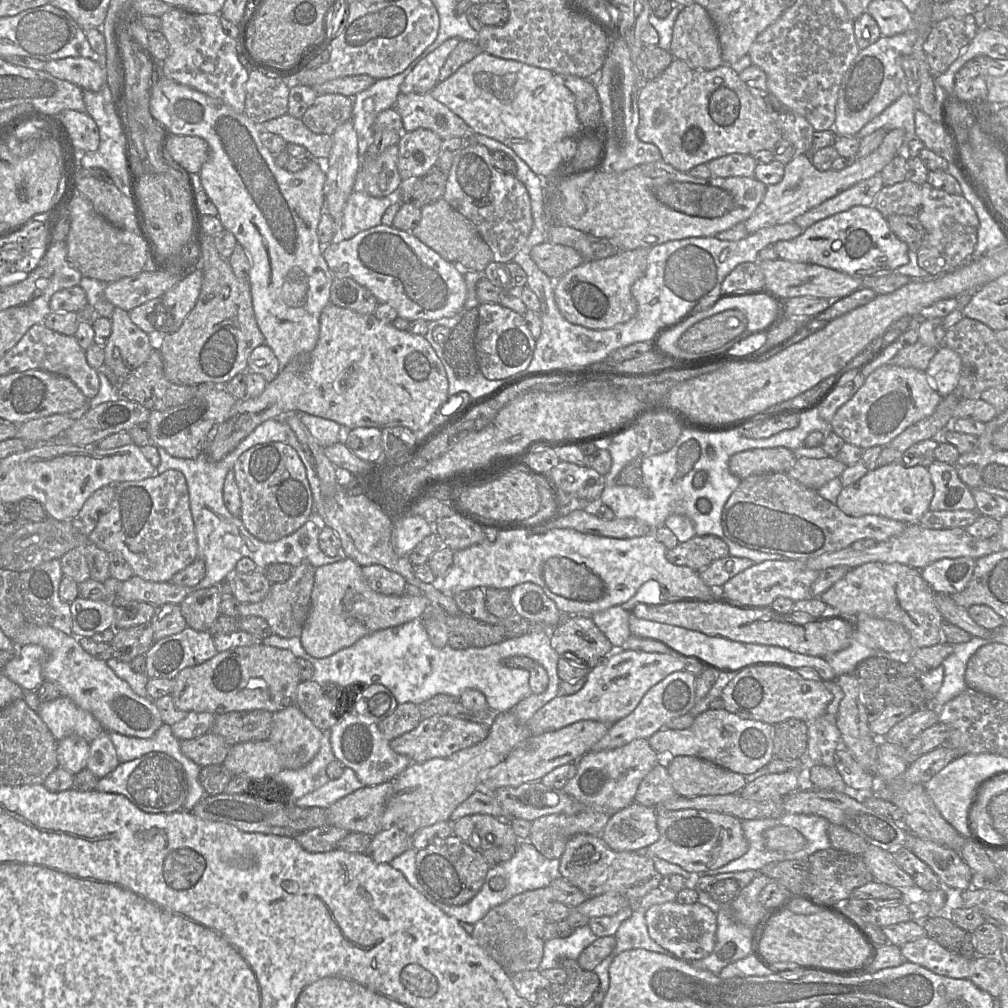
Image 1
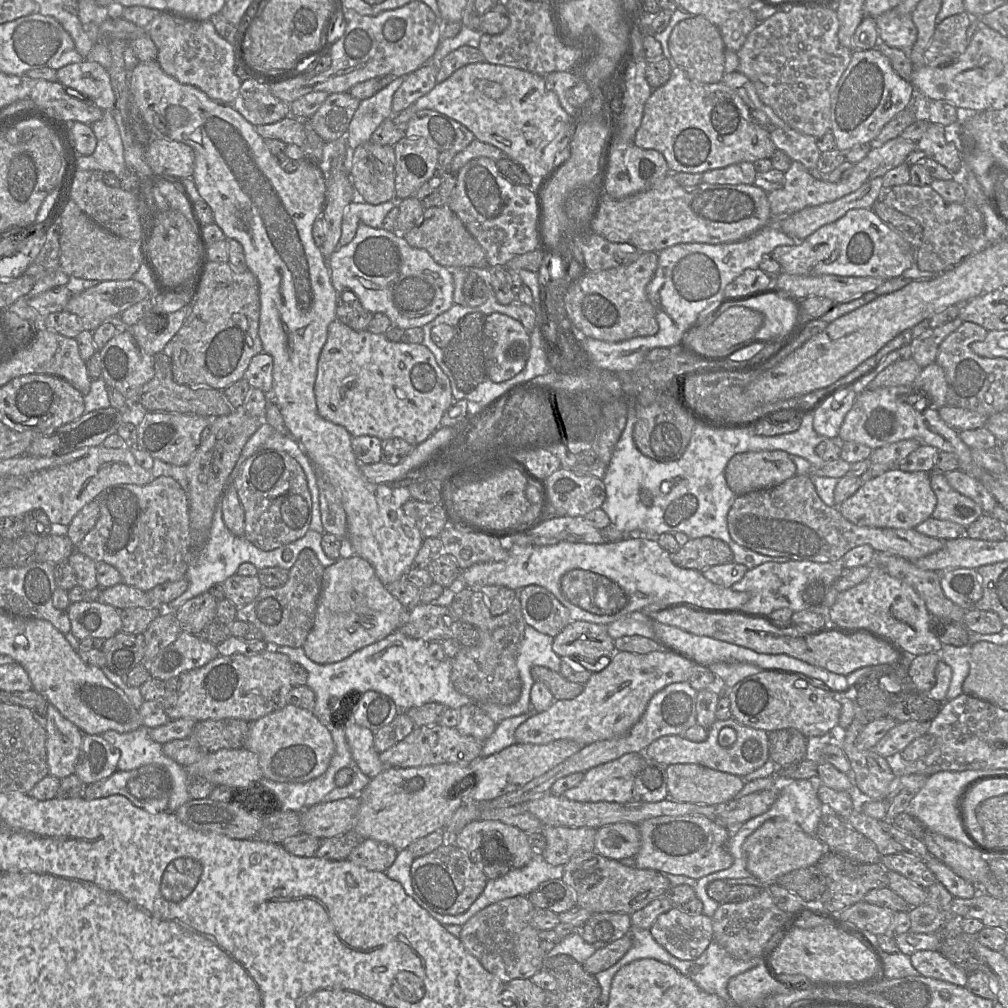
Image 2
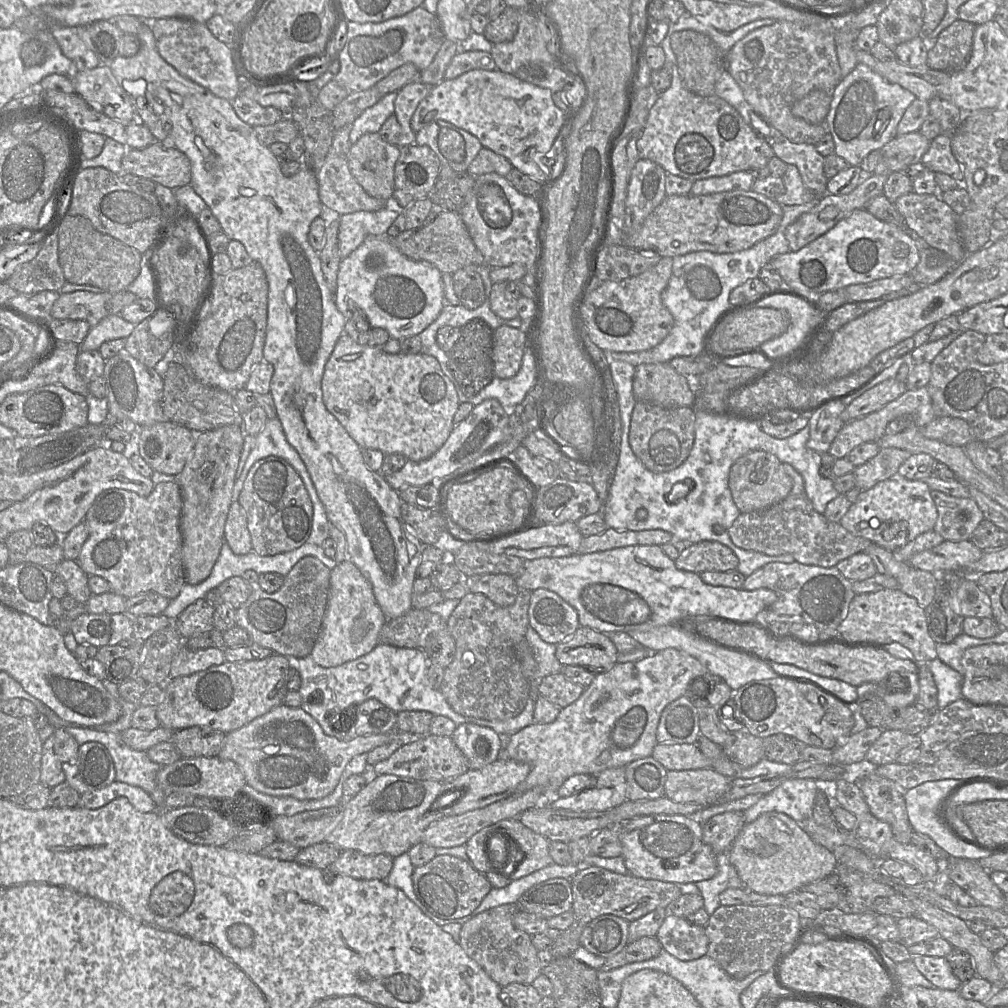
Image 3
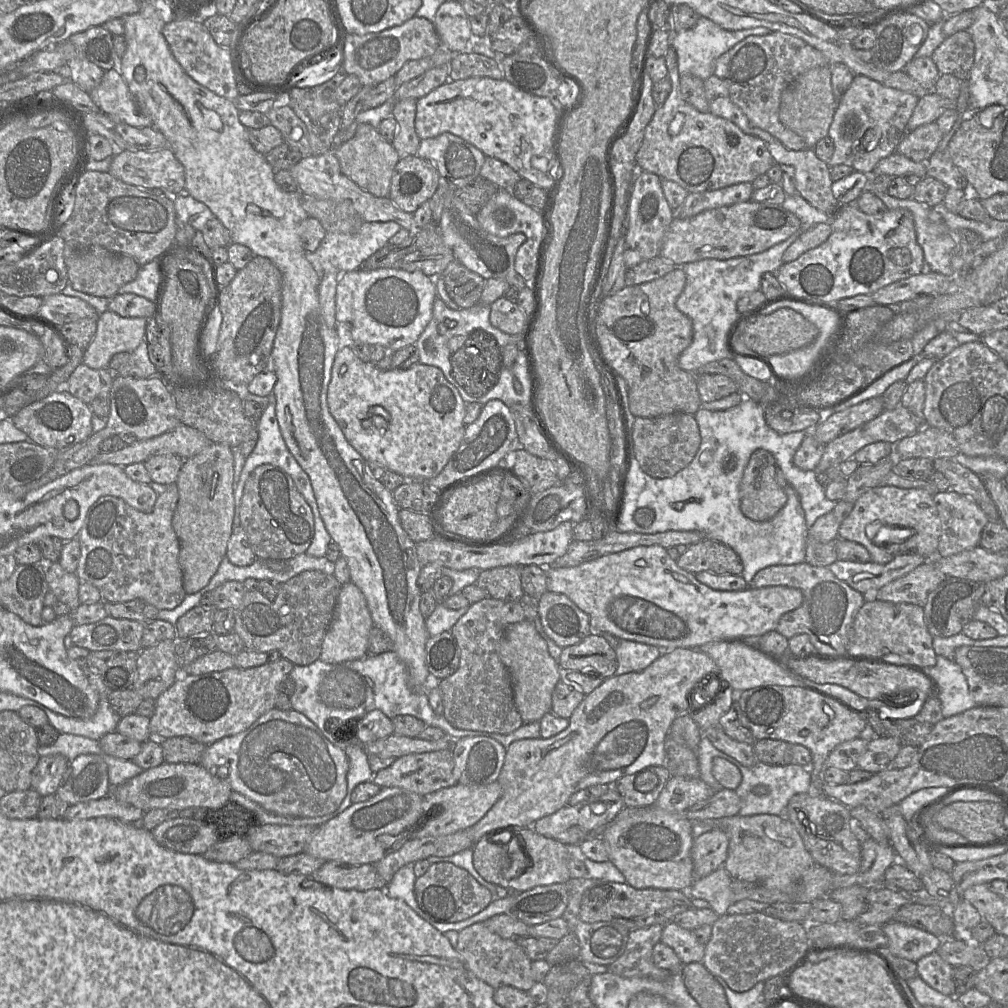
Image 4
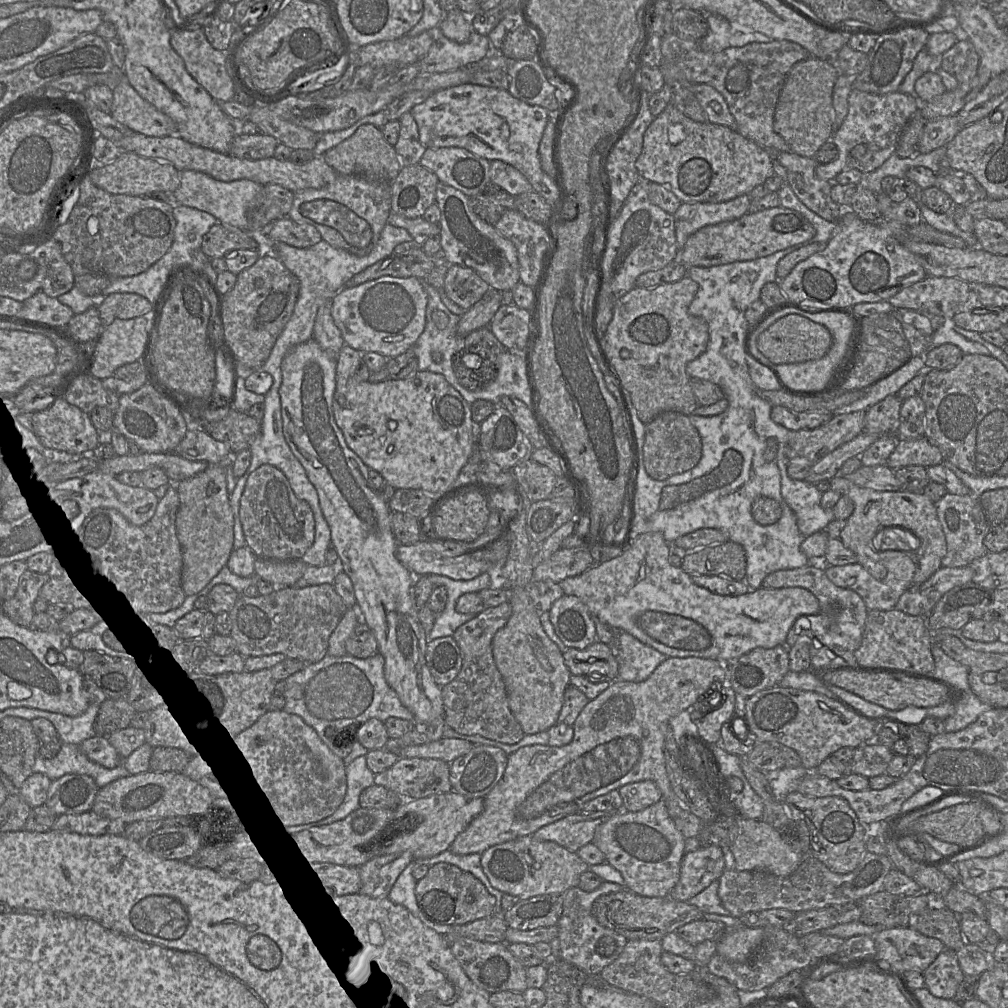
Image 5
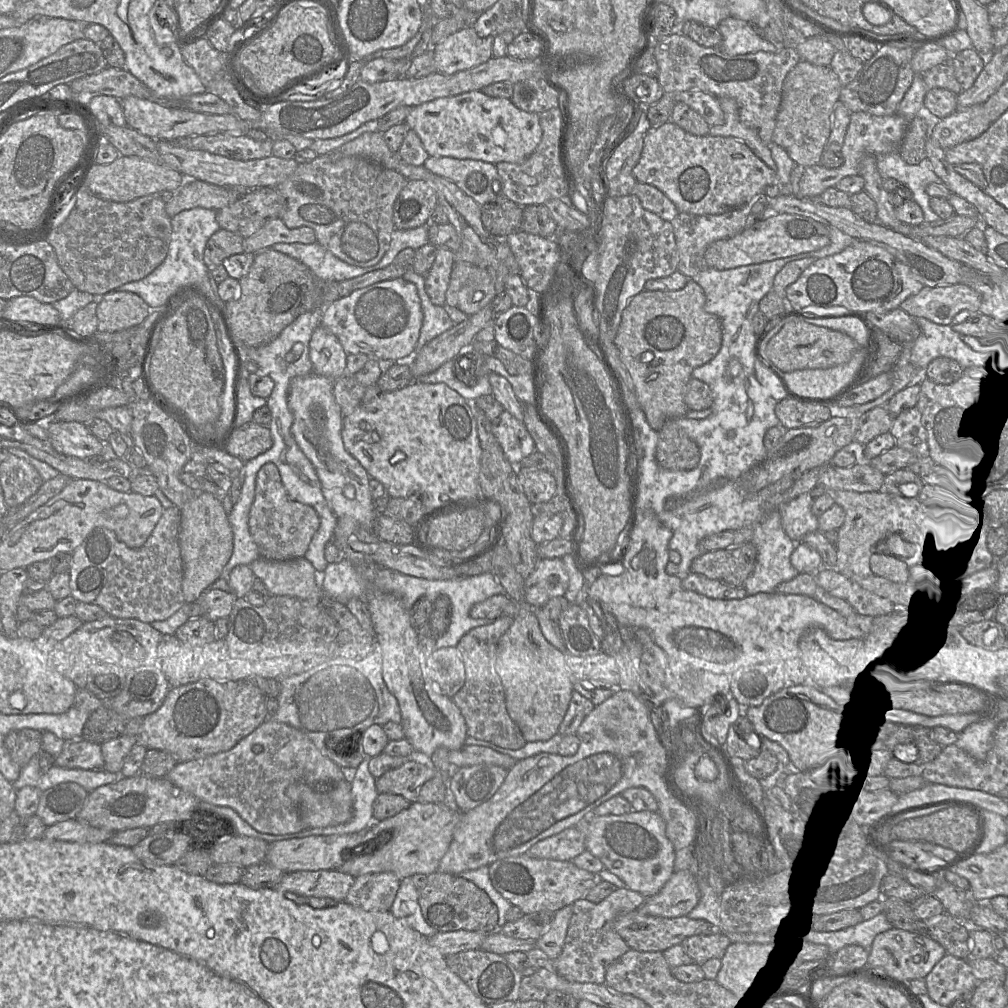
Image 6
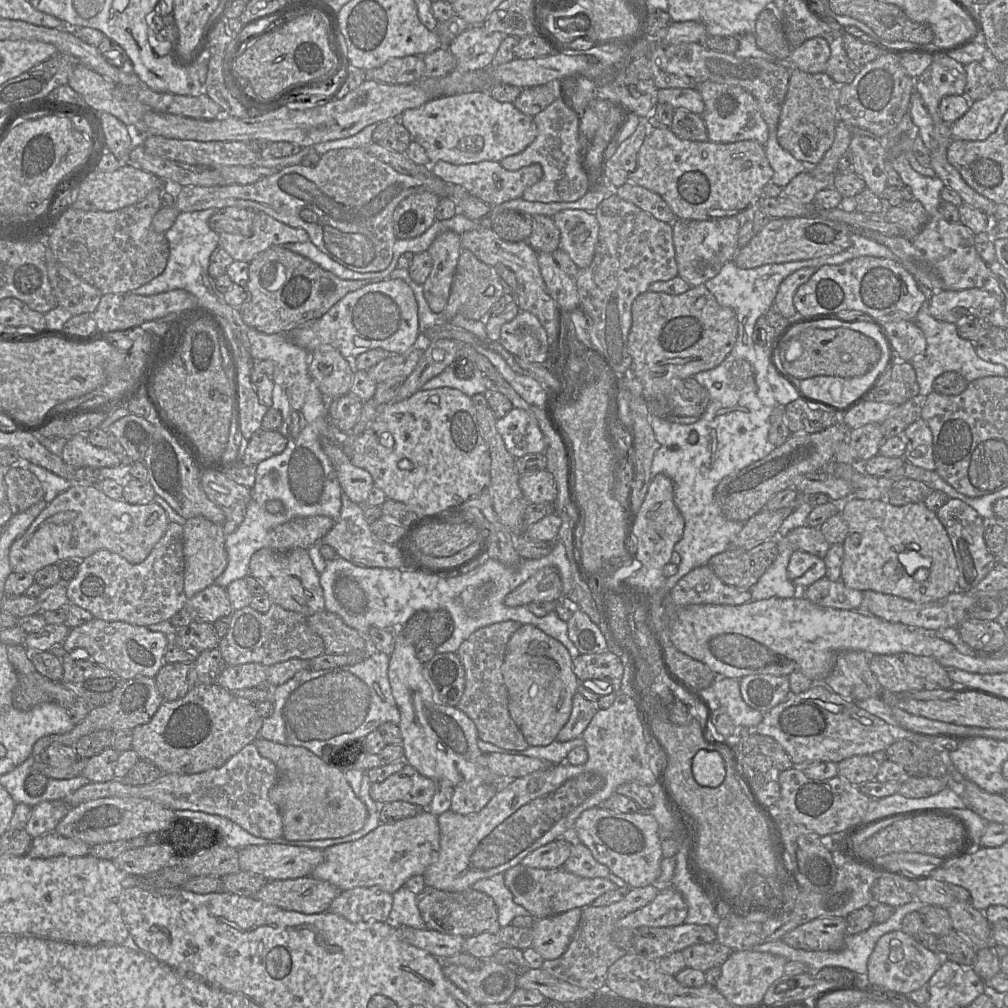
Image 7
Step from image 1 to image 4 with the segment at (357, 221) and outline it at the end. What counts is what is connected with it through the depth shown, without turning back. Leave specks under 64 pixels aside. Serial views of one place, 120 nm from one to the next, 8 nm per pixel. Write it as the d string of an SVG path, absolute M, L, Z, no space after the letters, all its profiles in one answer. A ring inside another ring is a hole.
M364 221L357 233L327 232L319 247L314 252L306 251L306 259L311 263L319 278L327 273L344 273L359 269L365 260L386 246L389 239L402 227L395 221Z

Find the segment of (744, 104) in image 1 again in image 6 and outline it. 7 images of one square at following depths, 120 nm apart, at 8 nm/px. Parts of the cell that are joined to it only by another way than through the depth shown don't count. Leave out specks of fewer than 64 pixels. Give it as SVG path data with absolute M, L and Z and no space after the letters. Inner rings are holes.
M671 120L651 127L645 134L633 175L638 182L662 191L679 212L692 215L716 215L749 209L767 186L776 183L776 172L743 141L710 134L692 135Z

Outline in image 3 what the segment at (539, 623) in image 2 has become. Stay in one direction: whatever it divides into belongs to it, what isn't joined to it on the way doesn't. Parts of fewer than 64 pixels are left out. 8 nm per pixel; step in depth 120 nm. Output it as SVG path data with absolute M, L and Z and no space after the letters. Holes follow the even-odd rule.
M544 588L532 591L528 618L530 627L552 644L559 644L580 626L576 609L557 593Z

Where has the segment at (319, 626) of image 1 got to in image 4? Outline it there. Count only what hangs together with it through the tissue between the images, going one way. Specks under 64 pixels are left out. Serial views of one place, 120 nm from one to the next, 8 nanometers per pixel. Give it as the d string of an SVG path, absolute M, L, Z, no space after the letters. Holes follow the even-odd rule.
M353 582L342 585L332 622L323 639L319 659L326 663L341 663L366 657L369 635L373 627L374 622L362 591Z

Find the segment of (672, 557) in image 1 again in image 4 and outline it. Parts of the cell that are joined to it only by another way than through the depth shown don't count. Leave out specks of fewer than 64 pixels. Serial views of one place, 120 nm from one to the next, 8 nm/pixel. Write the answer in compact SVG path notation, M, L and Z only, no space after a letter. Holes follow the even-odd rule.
M709 538L690 545L676 563L694 574L708 571L717 575L741 575L743 571L742 561L731 547Z

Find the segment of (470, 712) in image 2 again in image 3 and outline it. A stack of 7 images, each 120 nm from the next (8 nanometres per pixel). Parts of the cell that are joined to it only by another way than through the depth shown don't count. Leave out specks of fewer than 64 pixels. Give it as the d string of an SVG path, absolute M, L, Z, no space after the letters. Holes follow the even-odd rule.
M462 723L456 726L452 739L469 762L469 768L480 769L502 756L502 737L488 727L474 723Z

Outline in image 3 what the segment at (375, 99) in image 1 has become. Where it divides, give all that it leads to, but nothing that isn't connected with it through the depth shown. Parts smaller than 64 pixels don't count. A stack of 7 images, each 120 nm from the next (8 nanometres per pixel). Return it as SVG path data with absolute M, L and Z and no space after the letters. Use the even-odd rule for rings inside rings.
M396 92L382 96L377 103L365 109L352 123L349 141L355 143L366 133L377 133L386 119L394 114L394 101Z

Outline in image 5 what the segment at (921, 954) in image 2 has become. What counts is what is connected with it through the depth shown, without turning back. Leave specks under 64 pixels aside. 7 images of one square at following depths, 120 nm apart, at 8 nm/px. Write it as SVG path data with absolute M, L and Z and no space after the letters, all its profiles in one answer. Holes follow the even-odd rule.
M943 950L922 973L925 987L936 997L954 999L965 974L955 951Z

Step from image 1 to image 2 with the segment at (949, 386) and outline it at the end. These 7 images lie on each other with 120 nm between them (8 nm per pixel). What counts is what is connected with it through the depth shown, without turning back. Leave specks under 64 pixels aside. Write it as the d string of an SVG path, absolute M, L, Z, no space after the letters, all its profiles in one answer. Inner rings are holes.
M933 362L922 369L912 384L915 392L925 391L930 399L928 406L939 411L947 404L947 381L943 369Z

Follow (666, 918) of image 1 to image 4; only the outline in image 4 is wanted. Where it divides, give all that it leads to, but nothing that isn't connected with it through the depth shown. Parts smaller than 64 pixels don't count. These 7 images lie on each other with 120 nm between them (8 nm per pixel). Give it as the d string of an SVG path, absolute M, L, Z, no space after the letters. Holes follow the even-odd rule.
M674 921L664 926L660 942L674 950L682 965L703 962L706 945L696 938L693 931L678 926Z

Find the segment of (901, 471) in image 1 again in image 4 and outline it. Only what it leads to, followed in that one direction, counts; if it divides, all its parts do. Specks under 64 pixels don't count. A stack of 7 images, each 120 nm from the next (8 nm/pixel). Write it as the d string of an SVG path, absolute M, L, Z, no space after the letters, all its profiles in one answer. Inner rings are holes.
M880 485L866 491L857 499L849 516L840 524L838 537L863 545L870 553L872 562L885 565L899 553L918 554L926 558L935 557L939 545L940 534L940 516L936 504L933 500L932 494L930 494L926 490L918 488L904 489L895 486ZM888 524L897 525L905 530L910 529L912 536L906 539L903 537L902 543L888 544L886 543L887 539L882 539L882 541L885 542L885 546L880 546L874 543L873 539L876 537L875 531L877 533L879 529L885 527Z

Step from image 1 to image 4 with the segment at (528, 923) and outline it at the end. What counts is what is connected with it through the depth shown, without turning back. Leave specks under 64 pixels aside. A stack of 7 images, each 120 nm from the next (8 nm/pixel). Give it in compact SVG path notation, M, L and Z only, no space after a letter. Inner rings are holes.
M483 922L472 924L459 932L456 951L469 970L495 990L501 986L512 986L528 992L536 983L531 972L532 961L517 941L504 939L491 932Z

